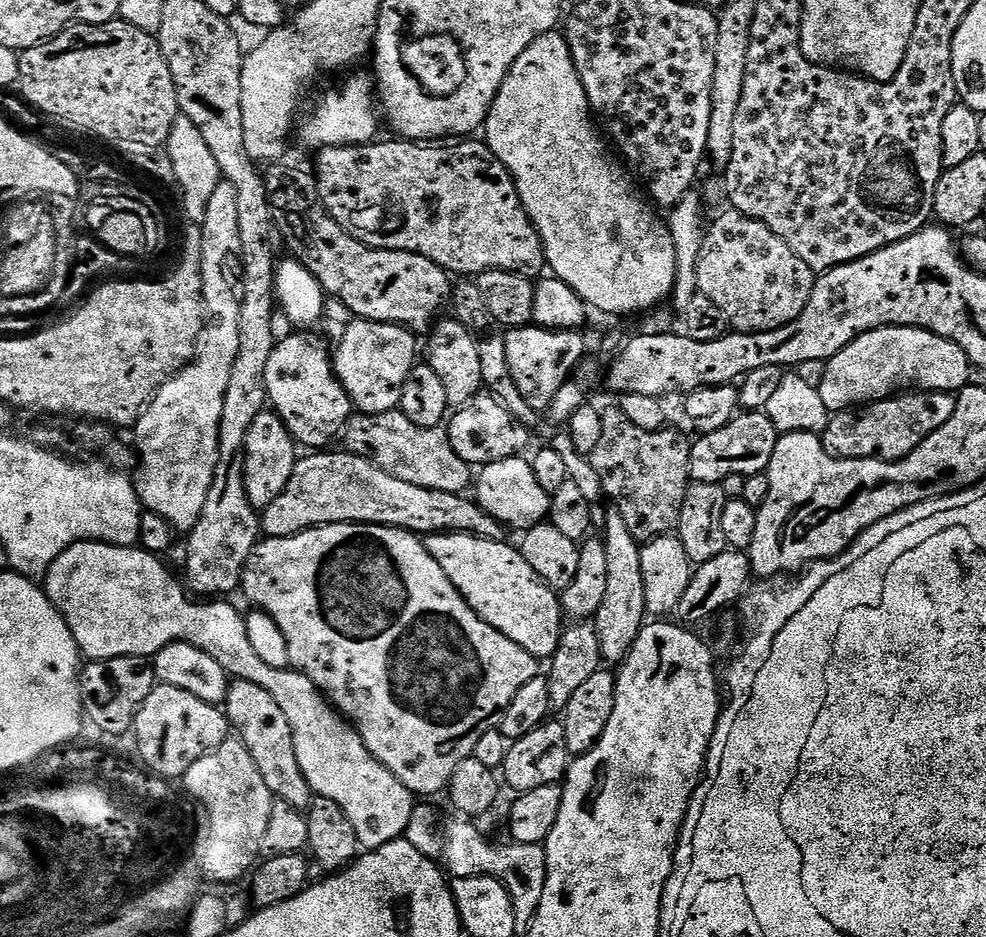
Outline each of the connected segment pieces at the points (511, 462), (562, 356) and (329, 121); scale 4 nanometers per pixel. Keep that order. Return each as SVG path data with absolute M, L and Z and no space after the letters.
M523 455L483 465L474 484L474 496L486 512L508 530L527 530L535 524L543 524L549 519L552 510L550 493L538 486L531 463Z
M539 326L513 328L508 332L506 358L510 361L510 374L514 374L514 382L518 382L522 398L526 398L532 408L547 410L550 402L554 402L554 394L562 390L567 380L573 379L586 356L584 334L580 330L558 332Z
M371 75L368 76L352 76L337 92L332 92L324 101L321 102L316 113L305 122L299 125L298 136L300 132L300 140L306 147L311 150L319 150L321 148L329 148L330 146L342 146L343 144L371 144L377 139L376 131L379 130L382 120L378 115L378 96L374 91L374 80Z

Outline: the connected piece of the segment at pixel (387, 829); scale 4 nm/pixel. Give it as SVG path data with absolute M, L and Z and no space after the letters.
M83 540L67 548L52 563L48 575L43 577L42 584L48 593L50 602L66 618L70 626L70 634L74 634L74 642L78 642L81 657L85 661L109 660L110 658L126 658L127 656L146 656L154 658L171 644L194 644L210 655L226 670L232 680L254 682L254 686L262 686L274 702L278 702L282 714L286 714L286 722L290 722L290 730L294 734L294 750L298 754L298 766L302 766L302 774L312 787L313 793L322 798L330 798L330 802L338 802L342 810L346 810L346 818L354 822L354 830L360 839L360 847L364 850L381 848L390 842L401 839L407 833L412 812L417 801L414 793L362 742L360 733L328 703L328 697L321 692L306 674L297 672L295 668L275 668L266 666L262 658L250 646L250 637L246 635L245 613L239 612L232 604L223 604L220 598L211 602L195 604L193 597L186 591L185 585L172 577L172 572L163 564L161 557L155 552L145 552L143 548L123 548L117 544L102 544L99 540Z

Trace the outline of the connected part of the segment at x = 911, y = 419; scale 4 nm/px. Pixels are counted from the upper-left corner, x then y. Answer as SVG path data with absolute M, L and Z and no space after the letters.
M905 392L846 412L835 413L823 430L824 448L839 460L901 460L934 430L946 426L954 414L956 396L951 392Z

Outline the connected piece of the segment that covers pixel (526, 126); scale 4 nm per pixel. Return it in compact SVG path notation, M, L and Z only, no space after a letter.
M555 31L530 42L522 58L514 62L490 106L482 136L488 149L516 180L522 206L544 243L544 258L551 275L574 289L589 309L613 312L616 316L648 312L663 300L665 303L676 285L674 238L665 217L659 216L661 213L649 203L637 181L624 173L625 165L614 155L605 137L596 133L595 123L568 41Z

